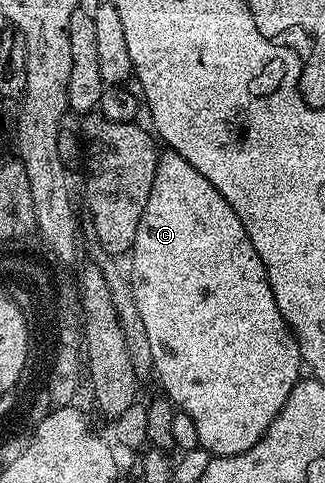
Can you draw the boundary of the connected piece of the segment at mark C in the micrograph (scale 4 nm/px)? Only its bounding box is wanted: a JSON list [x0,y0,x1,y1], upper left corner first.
[128,152,304,455]

